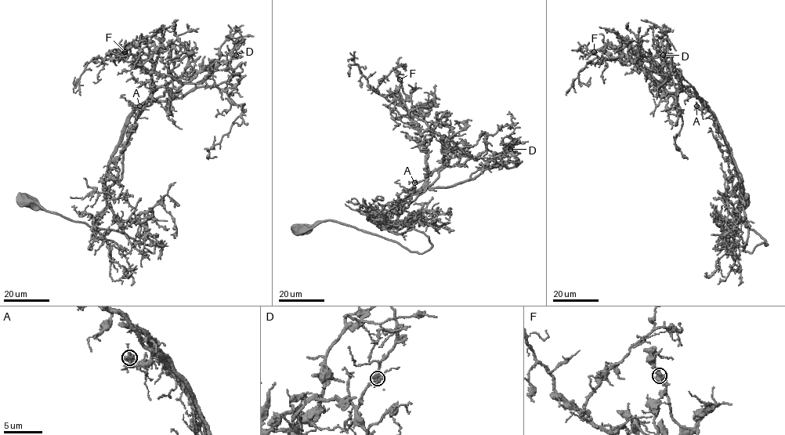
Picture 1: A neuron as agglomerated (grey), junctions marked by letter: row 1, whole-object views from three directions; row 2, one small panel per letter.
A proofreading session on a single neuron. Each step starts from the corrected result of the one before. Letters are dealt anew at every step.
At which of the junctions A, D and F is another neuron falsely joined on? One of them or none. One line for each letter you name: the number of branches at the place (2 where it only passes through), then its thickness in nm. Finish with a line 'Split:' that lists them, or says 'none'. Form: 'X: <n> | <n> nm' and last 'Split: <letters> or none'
Split: none

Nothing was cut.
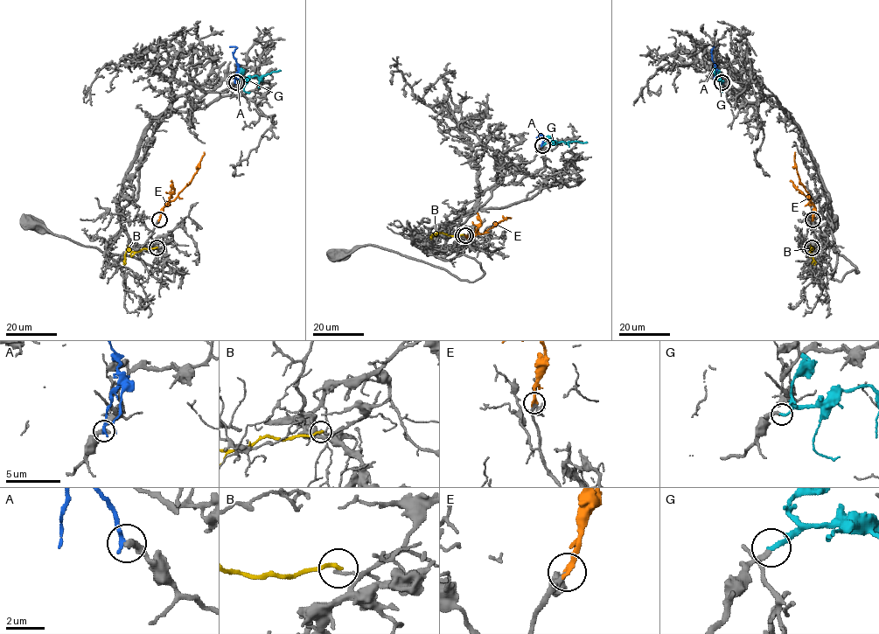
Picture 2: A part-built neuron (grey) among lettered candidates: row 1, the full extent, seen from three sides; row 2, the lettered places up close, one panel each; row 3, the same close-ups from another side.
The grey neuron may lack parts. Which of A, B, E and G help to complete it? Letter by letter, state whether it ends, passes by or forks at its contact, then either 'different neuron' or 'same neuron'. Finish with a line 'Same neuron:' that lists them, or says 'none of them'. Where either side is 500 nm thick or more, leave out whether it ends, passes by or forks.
A: it ends; different neuron
B: it ends; different neuron
E: it ends; different neuron
G: it ends; same neuron
Same neuron: G

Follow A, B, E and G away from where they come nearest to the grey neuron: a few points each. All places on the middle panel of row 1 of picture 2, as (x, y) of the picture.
A: (541, 145), (544, 138), (540, 135), (543, 135), (536, 137)
B: (463, 234), (451, 236), (442, 233), (431, 237)
E: (465, 235), (472, 238), (476, 234), (482, 234), (506, 218), (511, 218)
G: (542, 145), (547, 142), (587, 142)

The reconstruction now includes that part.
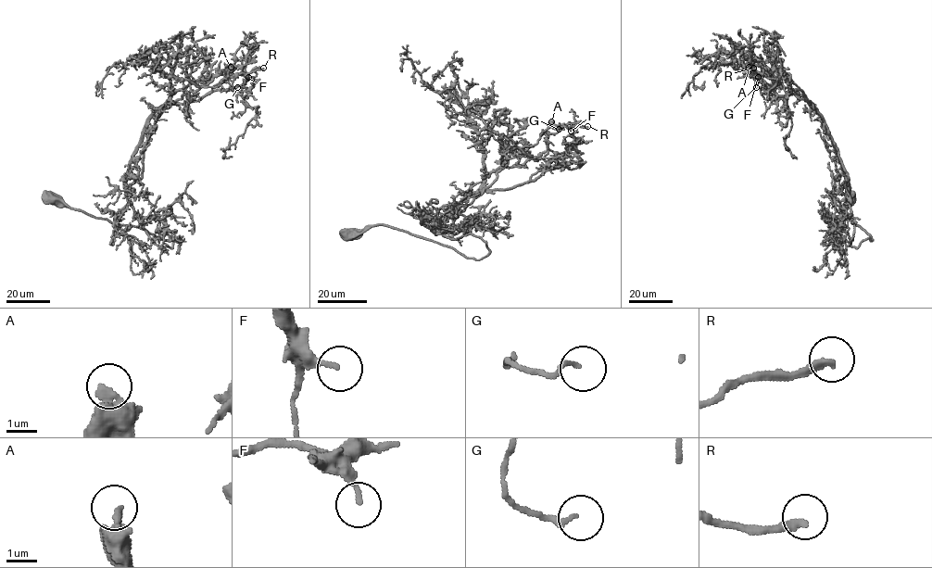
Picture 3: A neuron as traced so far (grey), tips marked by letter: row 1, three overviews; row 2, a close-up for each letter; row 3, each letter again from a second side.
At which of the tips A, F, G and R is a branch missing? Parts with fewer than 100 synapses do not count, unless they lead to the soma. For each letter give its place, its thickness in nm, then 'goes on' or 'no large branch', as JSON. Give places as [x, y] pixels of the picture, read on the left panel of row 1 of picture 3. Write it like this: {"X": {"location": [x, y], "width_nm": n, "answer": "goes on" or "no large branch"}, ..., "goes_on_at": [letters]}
{"A": {"location": [231, 67], "width_nm": 400, "answer": "no large branch"}, "F": {"location": [248, 77], "width_nm": 160, "answer": "no large branch"}, "G": {"location": [237, 87], "width_nm": 140, "answer": "no large branch"}, "R": {"location": [263, 68], "width_nm": 240, "answer": "no large branch"}, "goes_on_at": []}

